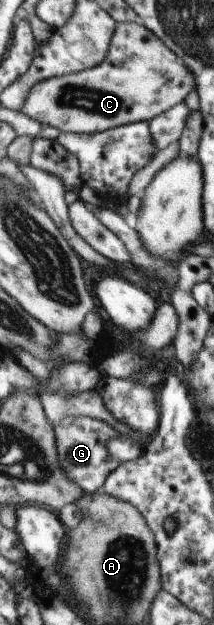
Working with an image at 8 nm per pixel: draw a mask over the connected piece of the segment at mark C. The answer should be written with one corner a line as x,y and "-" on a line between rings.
127,21
127,23
117,23
109,53
101,65
75,74
55,76
37,83
29,91
25,103
16,108
21,113
25,113
29,119
35,119
43,125
51,125
61,132
94,134
130,123
151,121
157,115
184,102
185,97
195,89
195,85
197,85
195,75
183,63
181,57
175,55
155,33
151,33
142,23

